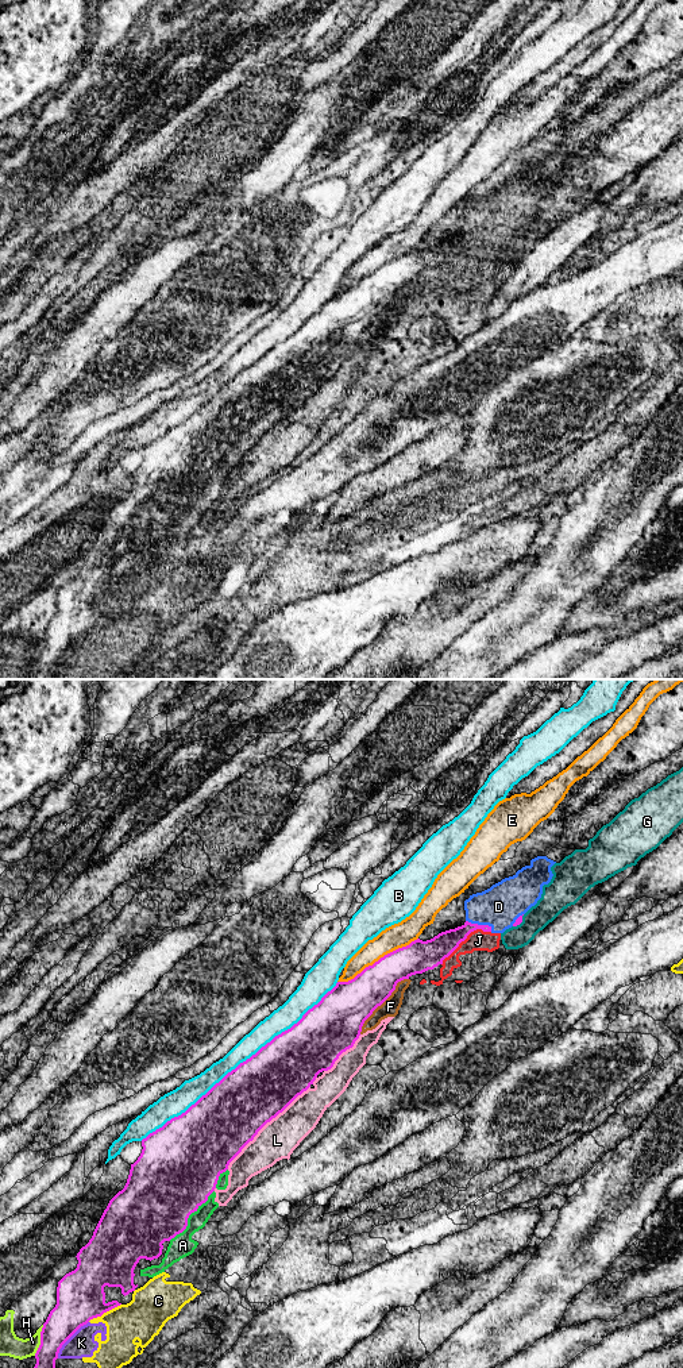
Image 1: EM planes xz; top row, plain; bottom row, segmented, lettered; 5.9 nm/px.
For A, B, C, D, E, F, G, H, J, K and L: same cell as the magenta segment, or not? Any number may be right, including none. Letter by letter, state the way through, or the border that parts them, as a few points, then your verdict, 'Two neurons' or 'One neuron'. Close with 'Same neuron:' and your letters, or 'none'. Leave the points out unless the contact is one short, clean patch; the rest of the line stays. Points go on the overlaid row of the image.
A: Two neurons
B: Two neurons
C: Boundary: xz (120, 1303), (88, 1321). Two neurons
D: Two neurons
E: Two neurons
F: Two neurons
G: Boundary: xz (524, 914), (523, 920), (513, 927). Two neurons
H: Two neurons
J: Boundary: xz (490, 931), (474, 929), (442, 964). Two neurons
K: Boundary: xz (88, 1321), (62, 1345), (57, 1357). Two neurons
L: Two neurons
Same neuron: none

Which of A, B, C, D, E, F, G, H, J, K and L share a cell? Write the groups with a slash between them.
A H L / B / C K / D F J / E / G

